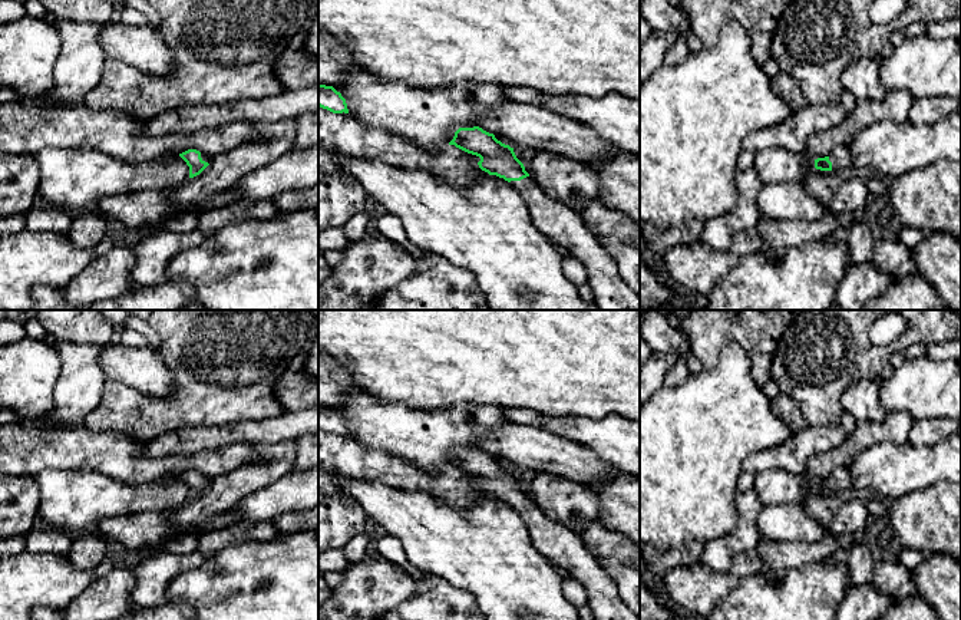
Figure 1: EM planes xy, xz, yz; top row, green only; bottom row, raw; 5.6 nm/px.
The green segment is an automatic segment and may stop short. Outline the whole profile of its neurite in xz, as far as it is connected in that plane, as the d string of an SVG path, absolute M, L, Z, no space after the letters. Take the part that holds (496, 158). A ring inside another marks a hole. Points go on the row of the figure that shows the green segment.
M479 126L459 128L449 145L479 156L482 171L503 178L519 192L535 227L582 263L598 310L640 310L640 299L620 278L614 260L598 245L579 215L536 185L513 148Z

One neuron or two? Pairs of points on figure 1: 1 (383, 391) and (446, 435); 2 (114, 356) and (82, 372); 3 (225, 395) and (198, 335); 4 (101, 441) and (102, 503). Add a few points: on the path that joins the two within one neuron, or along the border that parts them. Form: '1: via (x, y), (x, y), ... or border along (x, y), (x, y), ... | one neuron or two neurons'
1: border along (367, 393), (383, 404), (405, 404), (433, 411) | two neurons
2: border along (103, 345), (101, 366), (108, 381) | two neurons
3: via (225, 381), (225, 362), (212, 349) | one neuron
4: border along (69, 470), (99, 471), (134, 485) | two neurons

